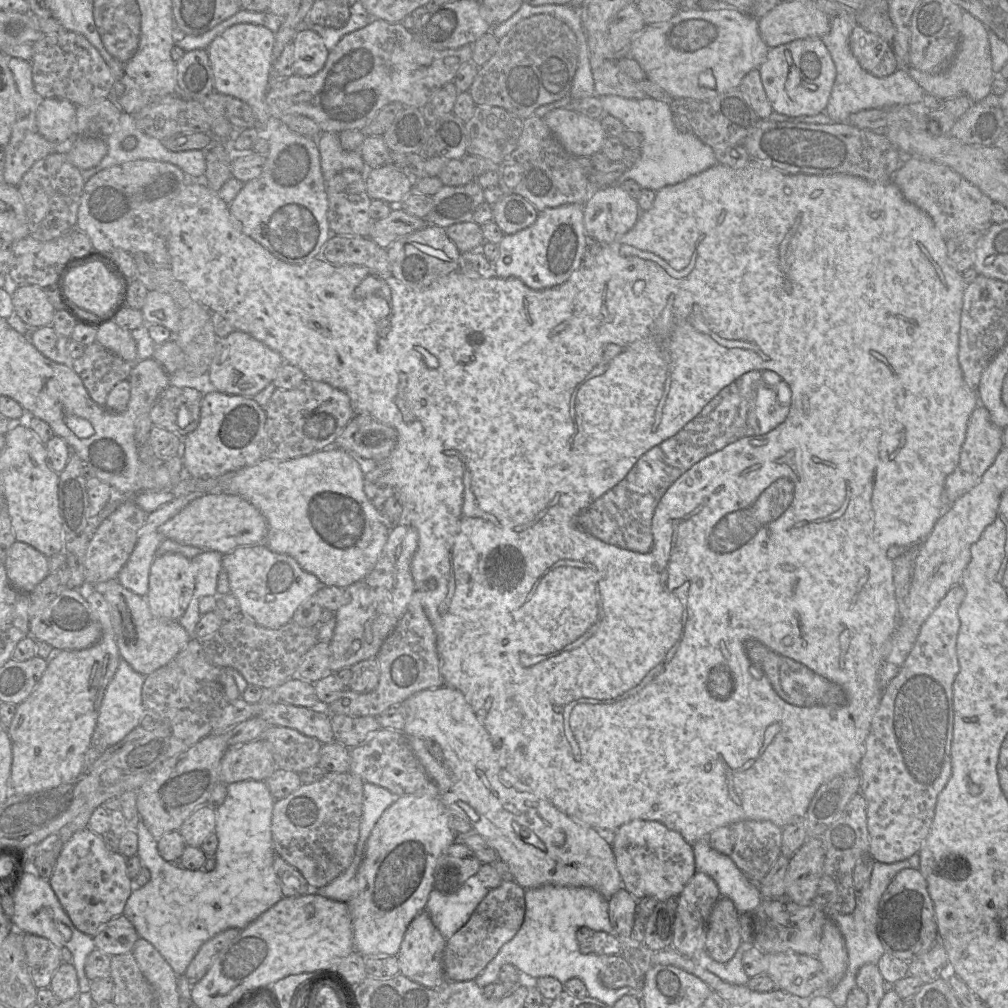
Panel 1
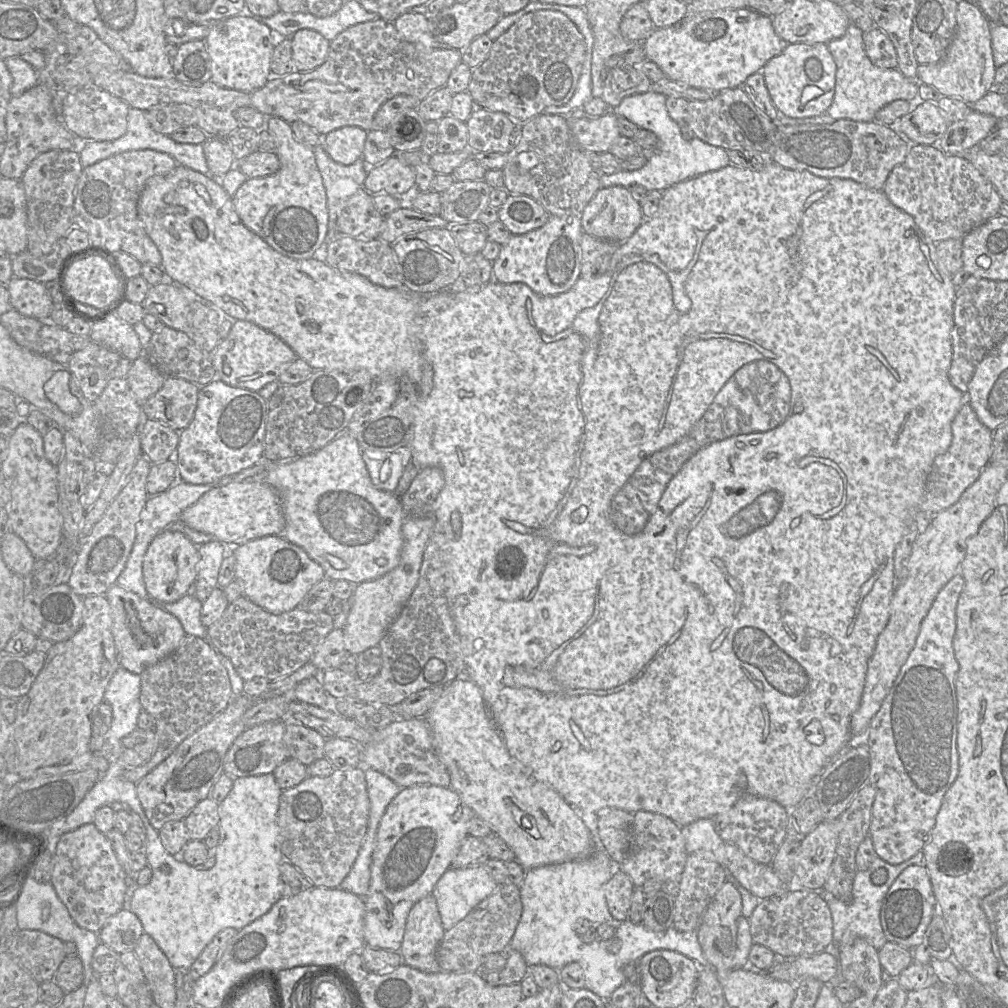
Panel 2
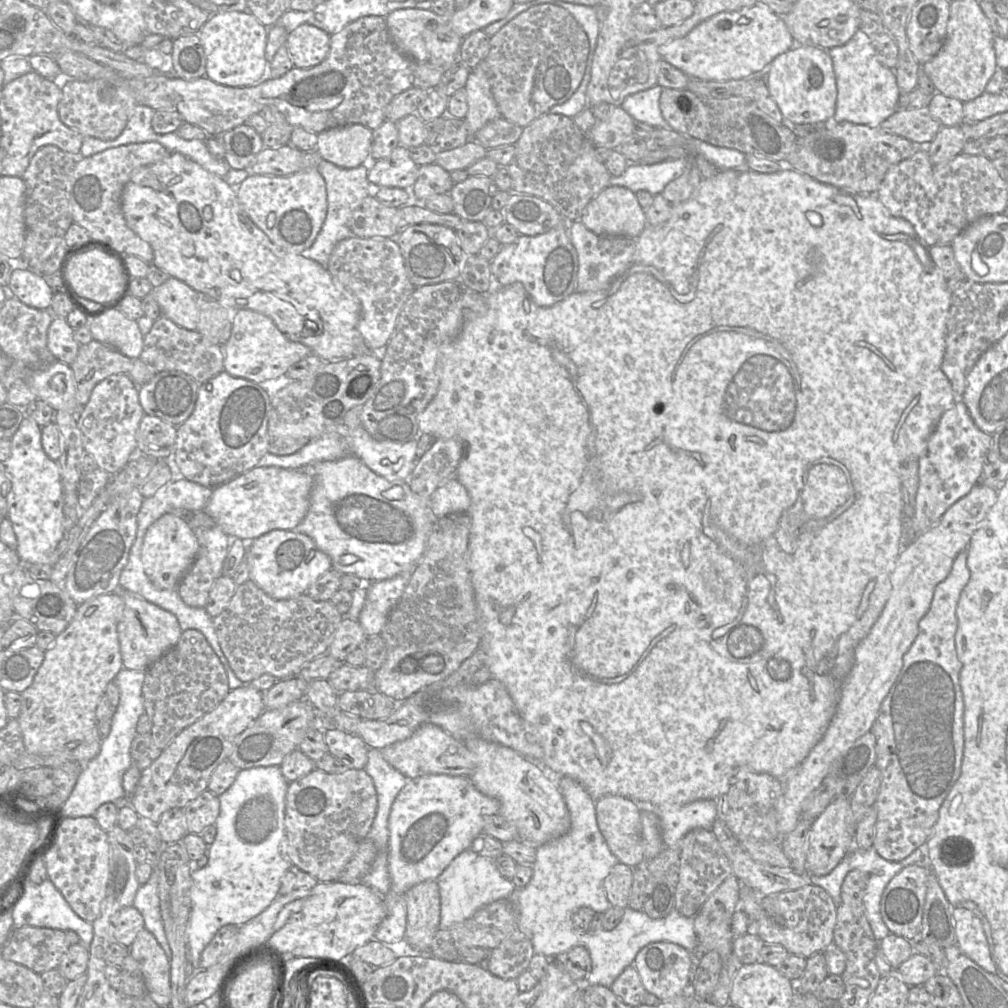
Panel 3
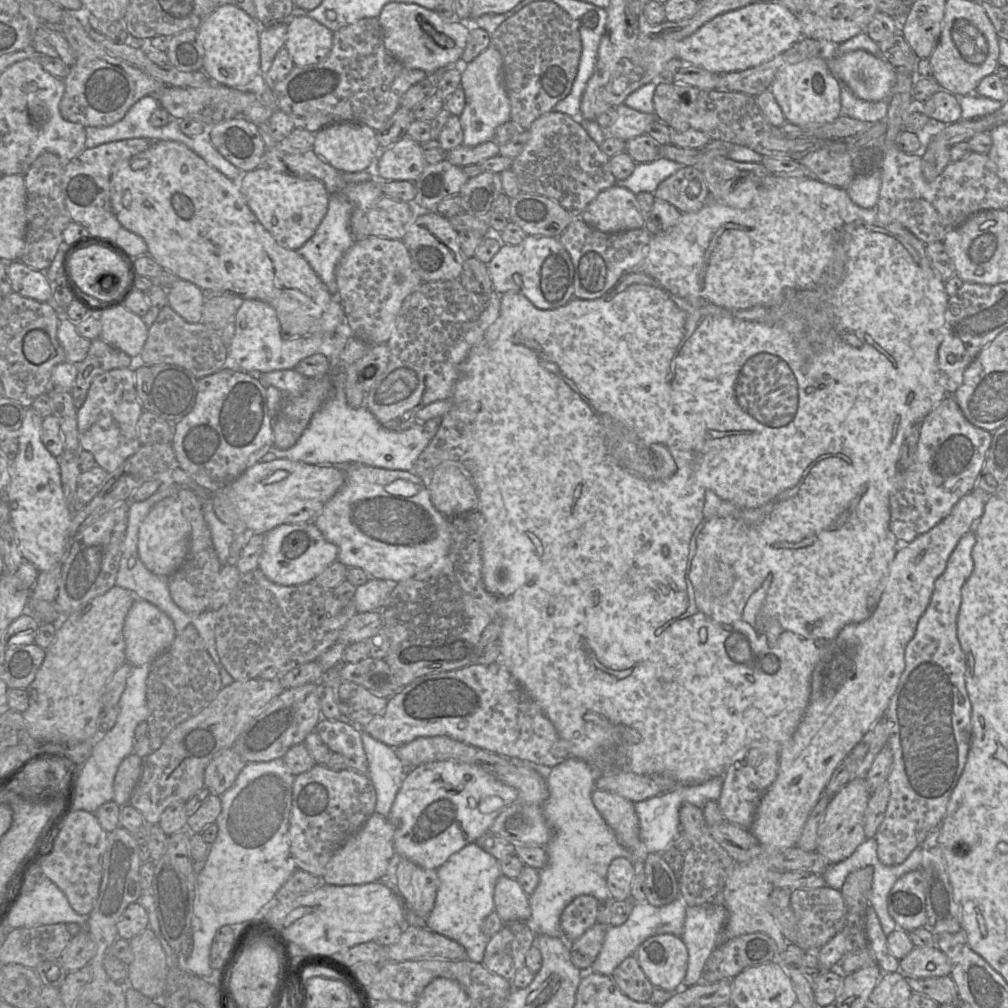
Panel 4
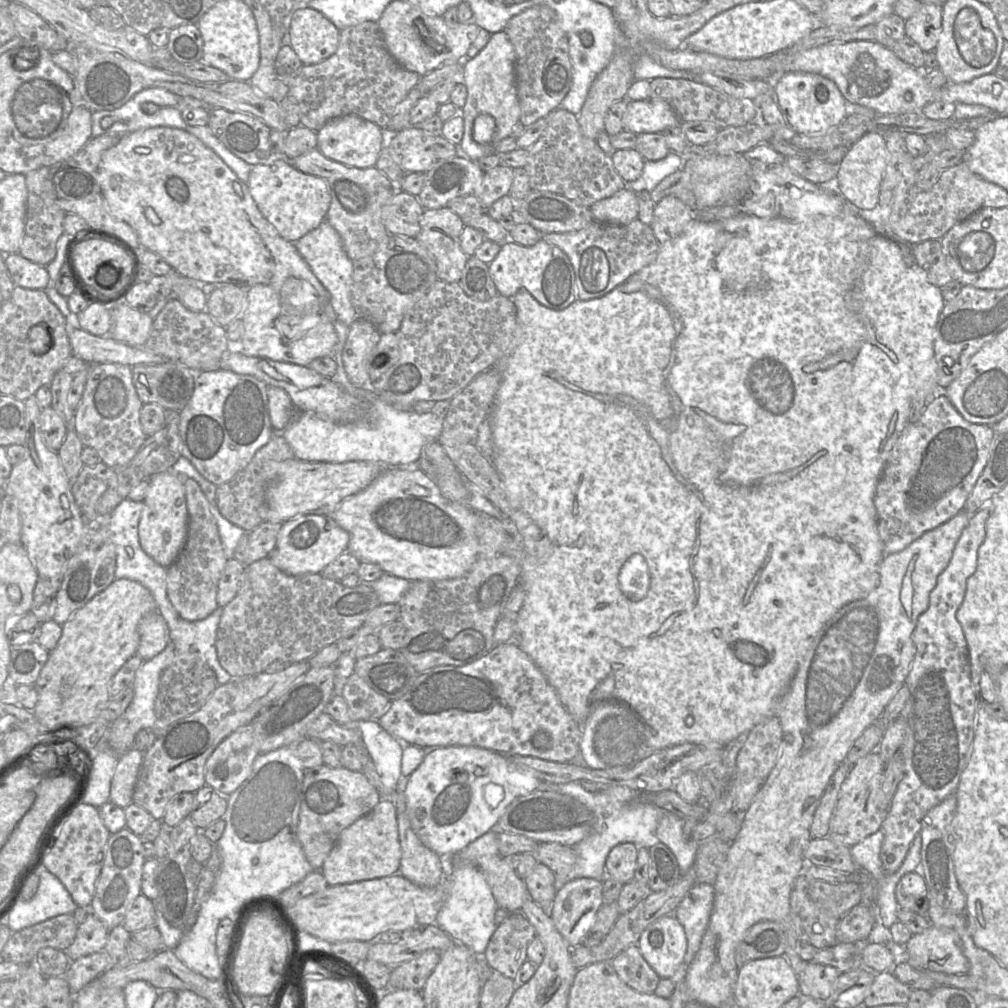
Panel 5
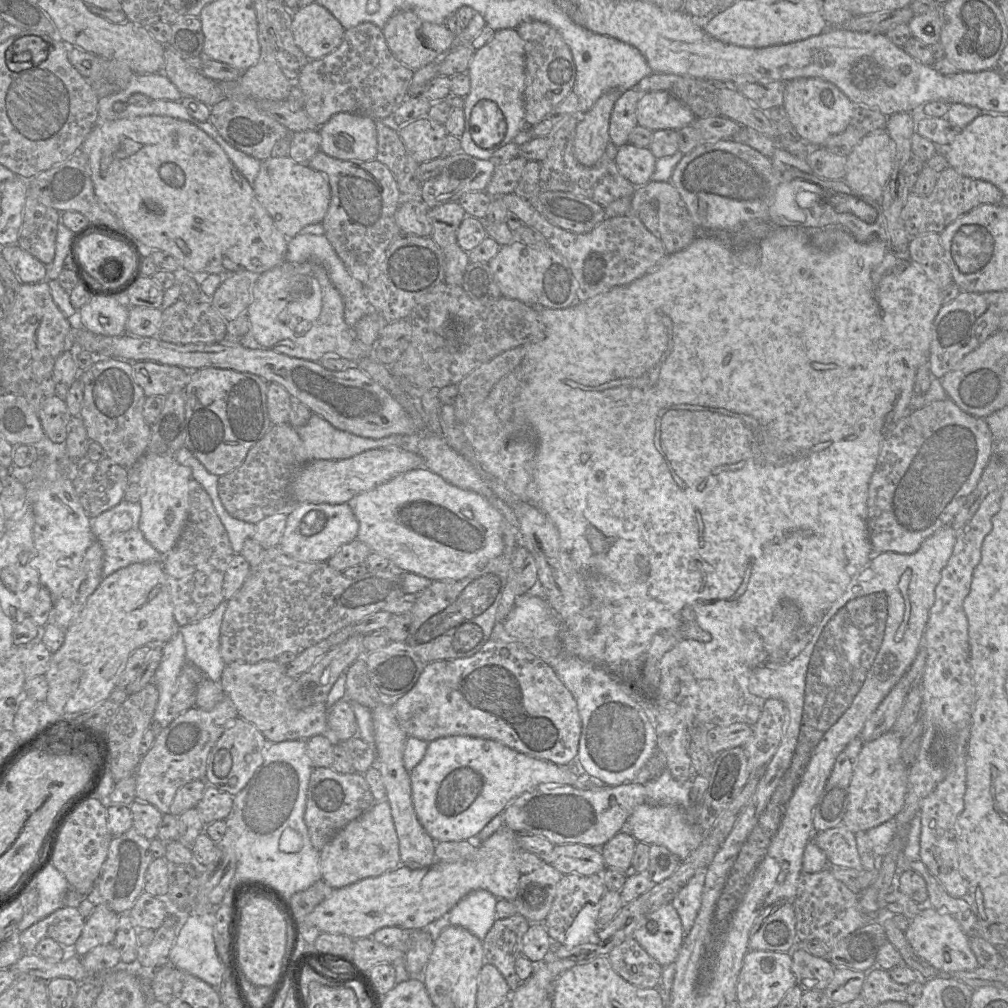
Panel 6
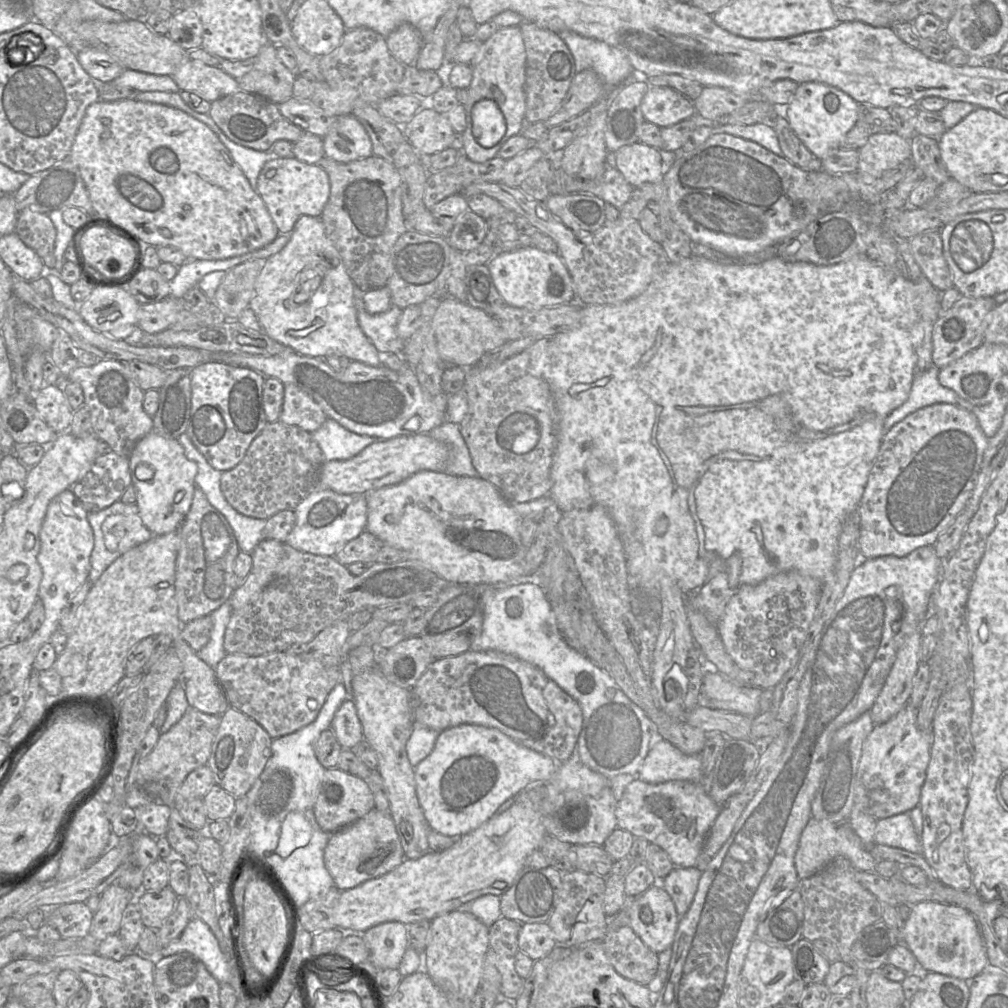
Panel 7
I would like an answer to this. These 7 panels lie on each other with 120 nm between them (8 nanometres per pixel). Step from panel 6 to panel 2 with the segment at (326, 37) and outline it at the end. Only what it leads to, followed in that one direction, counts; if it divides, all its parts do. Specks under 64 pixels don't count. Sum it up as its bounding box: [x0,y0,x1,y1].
[290,29,330,72]

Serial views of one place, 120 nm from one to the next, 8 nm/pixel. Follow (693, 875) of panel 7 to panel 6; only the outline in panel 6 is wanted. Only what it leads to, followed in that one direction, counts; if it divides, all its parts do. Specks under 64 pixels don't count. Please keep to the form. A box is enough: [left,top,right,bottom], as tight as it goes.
[672,870,706,935]

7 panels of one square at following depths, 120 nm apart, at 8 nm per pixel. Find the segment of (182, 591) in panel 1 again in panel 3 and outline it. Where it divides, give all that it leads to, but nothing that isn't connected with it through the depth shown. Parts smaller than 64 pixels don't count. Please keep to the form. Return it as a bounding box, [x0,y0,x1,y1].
[141,513,198,589]

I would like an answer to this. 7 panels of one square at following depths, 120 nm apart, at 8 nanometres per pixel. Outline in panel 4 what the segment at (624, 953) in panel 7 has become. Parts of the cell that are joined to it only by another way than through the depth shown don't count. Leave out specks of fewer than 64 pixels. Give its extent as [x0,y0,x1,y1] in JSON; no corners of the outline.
[612,955,653,1002]

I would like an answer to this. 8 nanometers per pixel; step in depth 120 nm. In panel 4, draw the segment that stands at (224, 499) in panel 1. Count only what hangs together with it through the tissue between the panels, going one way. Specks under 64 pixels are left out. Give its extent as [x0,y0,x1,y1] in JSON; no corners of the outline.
[226,458,344,534]

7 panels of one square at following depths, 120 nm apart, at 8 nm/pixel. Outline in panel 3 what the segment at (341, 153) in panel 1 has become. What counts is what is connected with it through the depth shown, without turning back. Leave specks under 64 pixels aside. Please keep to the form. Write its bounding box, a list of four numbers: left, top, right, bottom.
[301,160,374,268]

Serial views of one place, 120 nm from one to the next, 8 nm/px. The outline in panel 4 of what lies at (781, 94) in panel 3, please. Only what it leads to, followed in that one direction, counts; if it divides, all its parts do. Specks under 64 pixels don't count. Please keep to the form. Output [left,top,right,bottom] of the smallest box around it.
[769,56,841,128]

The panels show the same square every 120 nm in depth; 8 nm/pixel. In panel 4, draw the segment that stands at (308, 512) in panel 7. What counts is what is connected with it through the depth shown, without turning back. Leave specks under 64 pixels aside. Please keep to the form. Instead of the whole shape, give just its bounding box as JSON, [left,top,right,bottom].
[259,522,338,586]

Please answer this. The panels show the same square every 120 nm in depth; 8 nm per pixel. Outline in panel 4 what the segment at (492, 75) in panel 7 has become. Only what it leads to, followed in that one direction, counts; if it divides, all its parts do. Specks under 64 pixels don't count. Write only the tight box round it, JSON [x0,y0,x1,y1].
[459,44,511,147]

